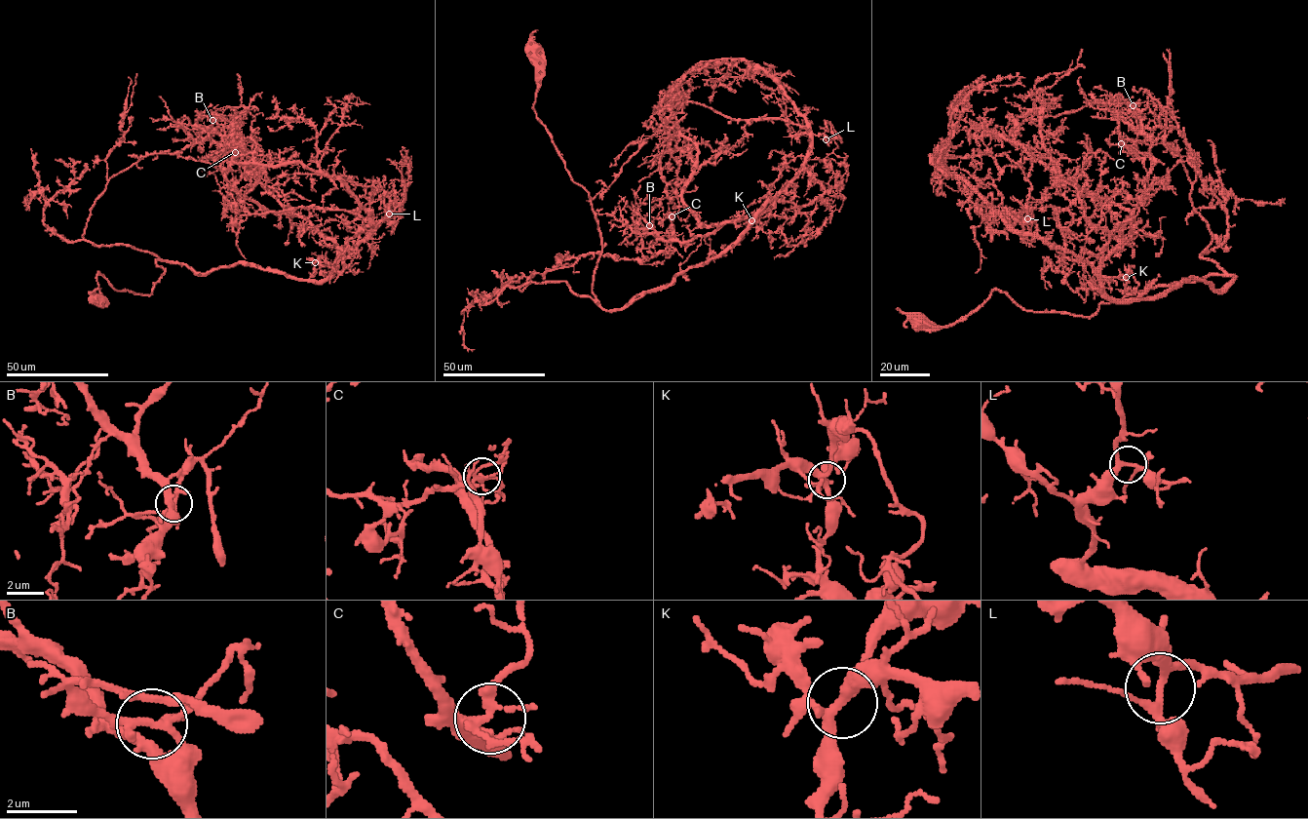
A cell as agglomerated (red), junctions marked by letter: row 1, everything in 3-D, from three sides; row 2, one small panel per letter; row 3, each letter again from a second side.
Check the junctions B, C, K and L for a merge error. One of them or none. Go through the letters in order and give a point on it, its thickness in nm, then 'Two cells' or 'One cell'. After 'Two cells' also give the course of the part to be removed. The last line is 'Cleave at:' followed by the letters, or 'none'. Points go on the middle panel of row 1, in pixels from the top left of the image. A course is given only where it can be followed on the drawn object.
B: Place: (649, 225). Thickness 220 nm. One cell
C: Place: (672, 216). Thickness 240 nm. One cell
K: Place: (751, 220). Thickness 280 nm. One cell
L: Place: (826, 139). Thickness 240 nm. One cell
Cleave at: none

